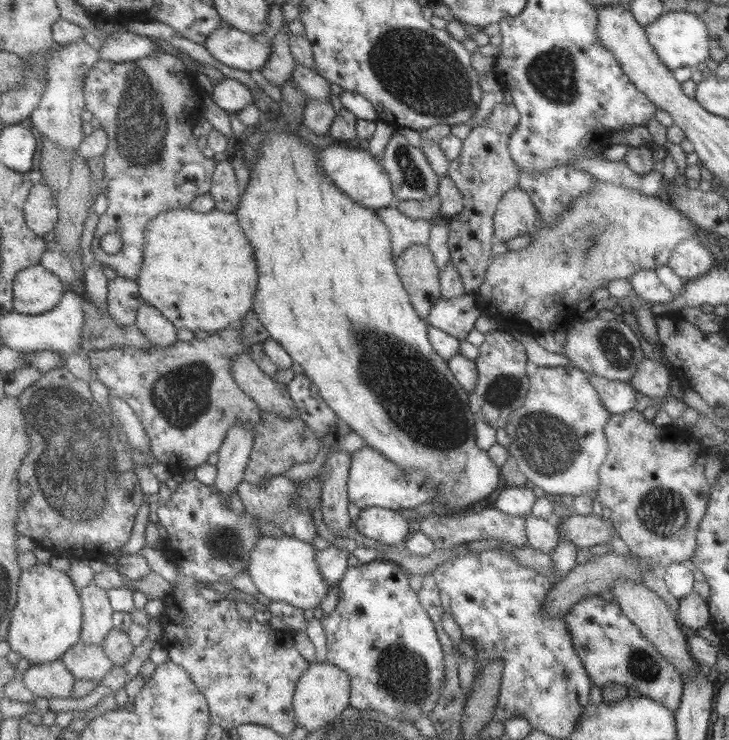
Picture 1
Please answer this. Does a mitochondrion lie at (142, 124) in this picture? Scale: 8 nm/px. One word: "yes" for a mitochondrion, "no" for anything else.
yes

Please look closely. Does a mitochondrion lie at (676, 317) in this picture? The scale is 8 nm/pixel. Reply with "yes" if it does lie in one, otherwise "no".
no

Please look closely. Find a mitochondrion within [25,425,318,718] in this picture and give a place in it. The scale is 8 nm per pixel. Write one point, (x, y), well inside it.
(226, 543)

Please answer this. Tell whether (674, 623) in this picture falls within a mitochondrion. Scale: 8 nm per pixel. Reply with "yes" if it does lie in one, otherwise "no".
no

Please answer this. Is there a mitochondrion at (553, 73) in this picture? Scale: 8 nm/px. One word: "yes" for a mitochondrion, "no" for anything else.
yes

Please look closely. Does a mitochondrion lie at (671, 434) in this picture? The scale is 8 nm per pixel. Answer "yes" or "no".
no

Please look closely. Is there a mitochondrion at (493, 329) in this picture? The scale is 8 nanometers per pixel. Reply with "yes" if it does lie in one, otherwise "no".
no

